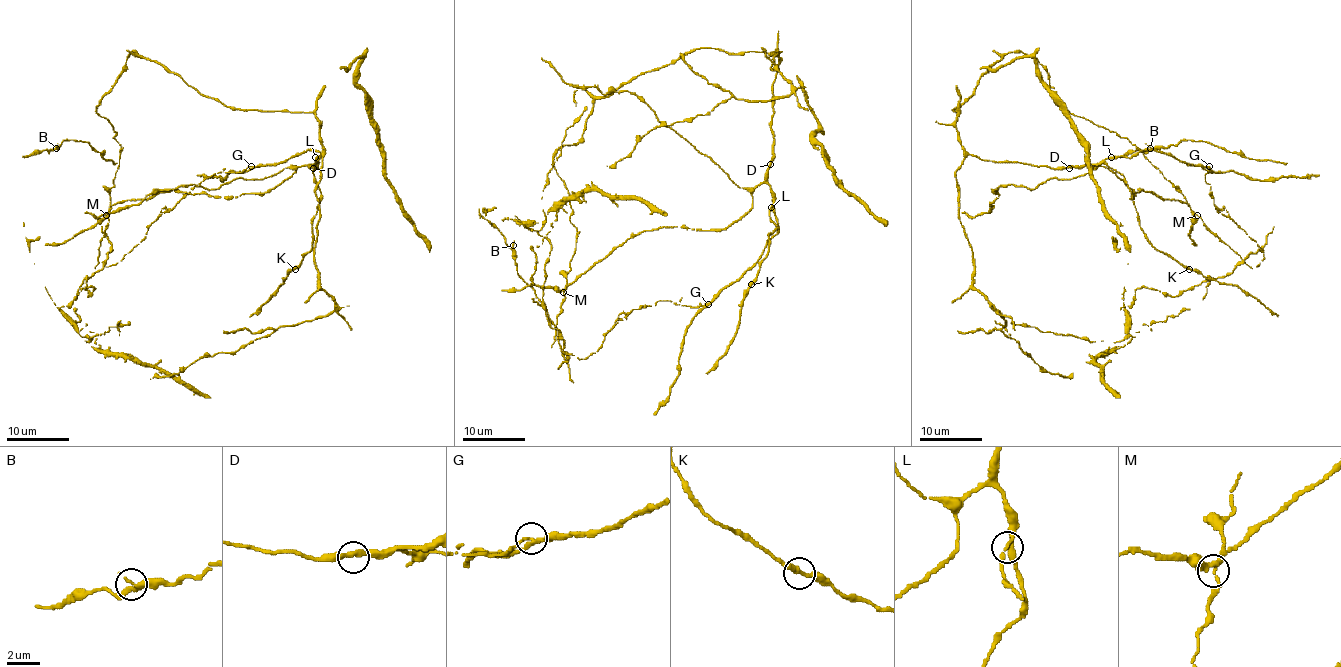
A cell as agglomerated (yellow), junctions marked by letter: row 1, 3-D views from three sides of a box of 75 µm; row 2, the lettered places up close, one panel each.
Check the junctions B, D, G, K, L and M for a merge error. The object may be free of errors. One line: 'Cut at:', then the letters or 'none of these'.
Cut at: G

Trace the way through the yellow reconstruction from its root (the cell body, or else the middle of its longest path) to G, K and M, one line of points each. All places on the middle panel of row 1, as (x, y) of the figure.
G: (600, 97), (701, 48), (776, 52), (767, 183), (778, 231), (762, 255), (708, 305)
K: (600, 97), (701, 48), (776, 52), (767, 183), (770, 219), (778, 227), (751, 284)
M: (600, 97), (594, 101), (581, 138), (553, 155), (569, 194), (569, 221), (577, 228), (563, 292)

